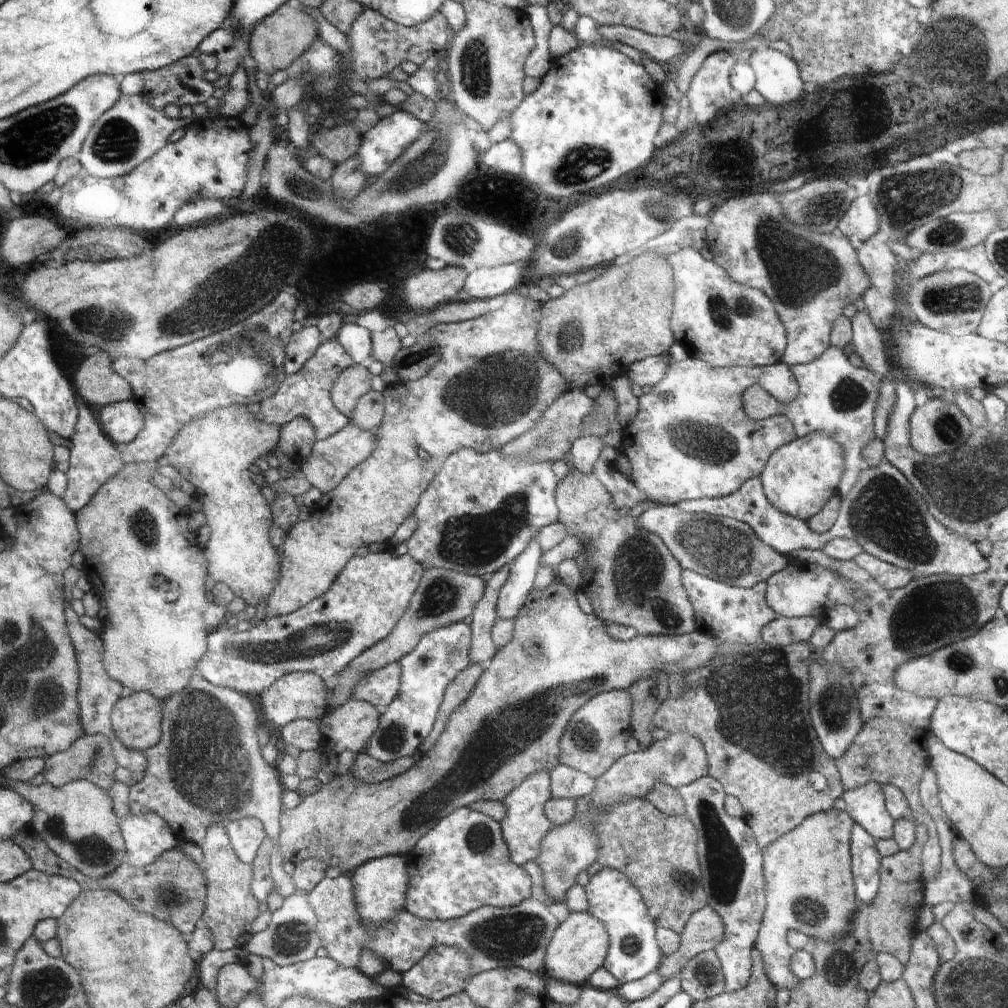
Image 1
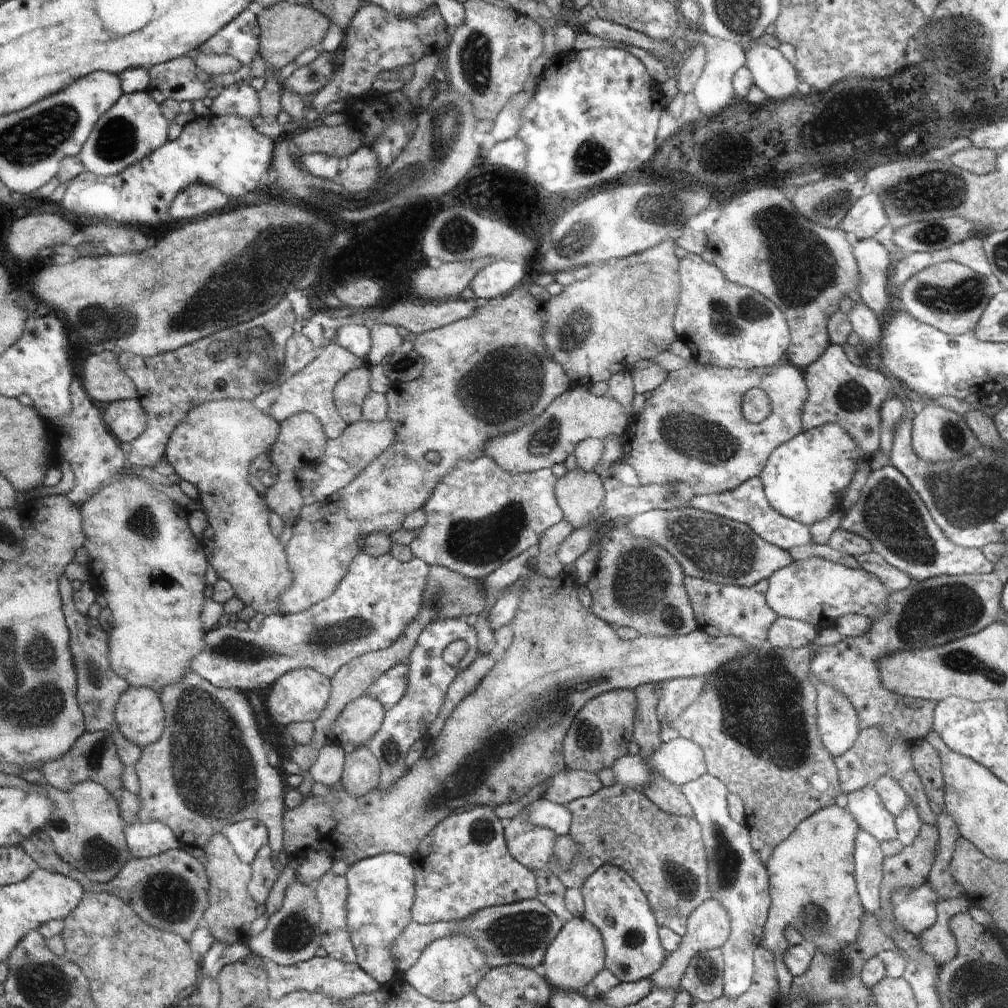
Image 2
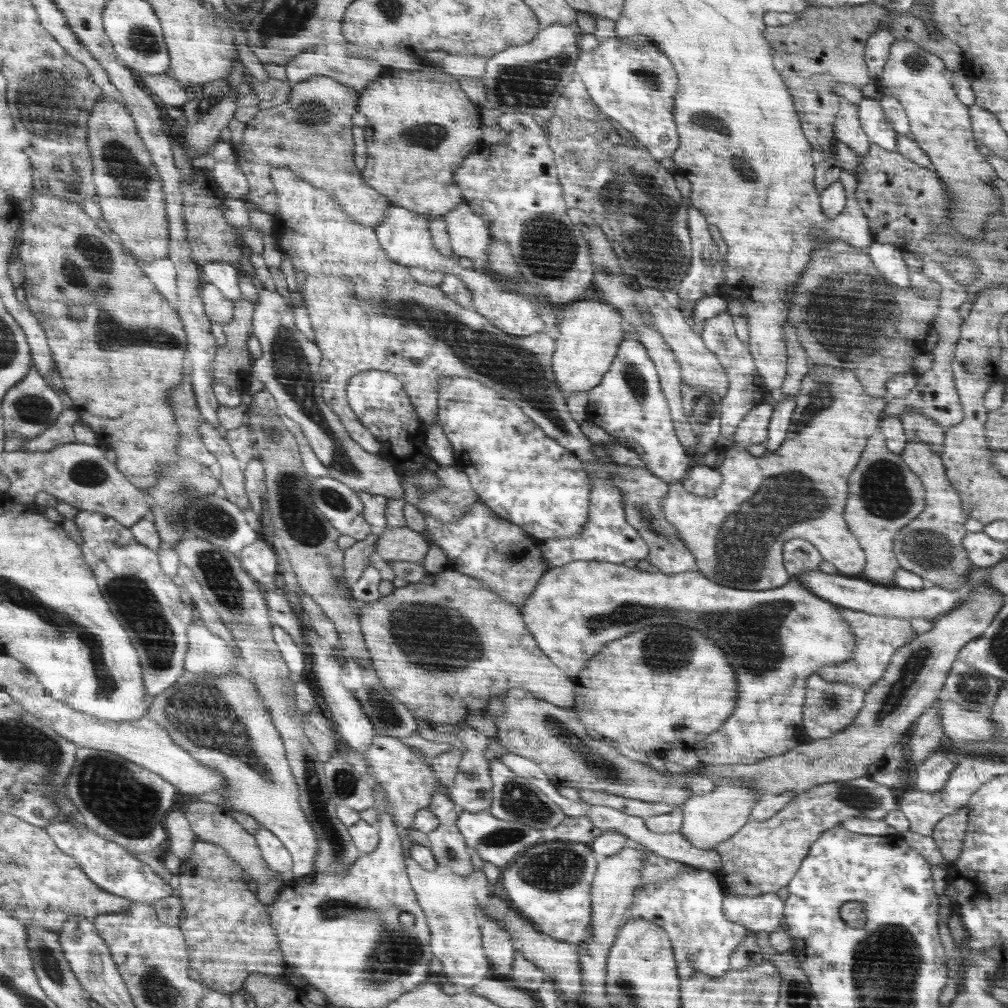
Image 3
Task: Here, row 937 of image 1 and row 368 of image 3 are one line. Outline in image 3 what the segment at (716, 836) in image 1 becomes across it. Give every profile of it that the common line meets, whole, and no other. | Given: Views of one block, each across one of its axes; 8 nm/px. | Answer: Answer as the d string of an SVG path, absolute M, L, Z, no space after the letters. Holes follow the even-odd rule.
M728 310L720 312L714 318L706 319L700 336L705 342L705 347L708 347L717 356L721 366L729 374L729 393L721 400L720 406L721 430L719 436L732 437L737 432L737 426L745 420L745 417L770 397L770 391L764 388L764 379L757 370L752 352L736 337L733 318Z

